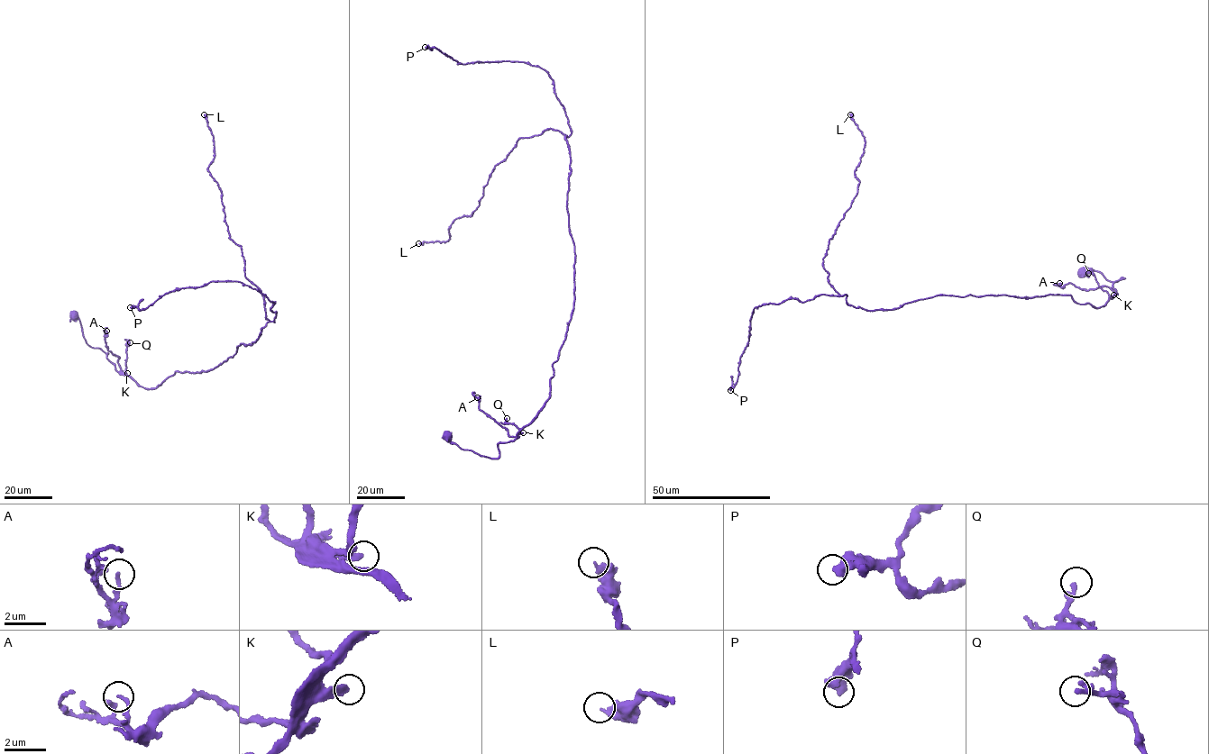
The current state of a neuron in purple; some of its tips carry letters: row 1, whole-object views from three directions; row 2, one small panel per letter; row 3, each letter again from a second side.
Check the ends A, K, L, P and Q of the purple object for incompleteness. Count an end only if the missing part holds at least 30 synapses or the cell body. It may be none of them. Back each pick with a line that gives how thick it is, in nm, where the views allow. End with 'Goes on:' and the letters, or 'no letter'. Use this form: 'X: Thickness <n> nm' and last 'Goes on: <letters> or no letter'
K: Thickness 300 nm
Goes on: K

